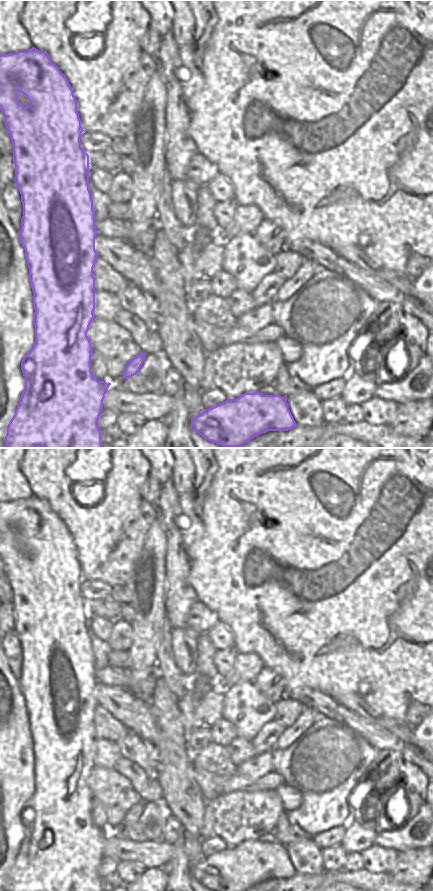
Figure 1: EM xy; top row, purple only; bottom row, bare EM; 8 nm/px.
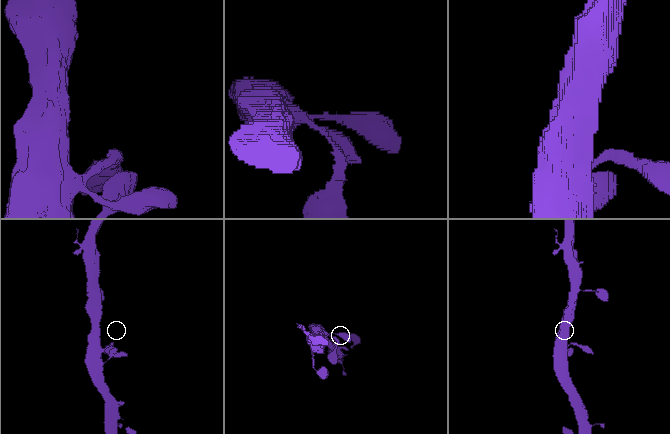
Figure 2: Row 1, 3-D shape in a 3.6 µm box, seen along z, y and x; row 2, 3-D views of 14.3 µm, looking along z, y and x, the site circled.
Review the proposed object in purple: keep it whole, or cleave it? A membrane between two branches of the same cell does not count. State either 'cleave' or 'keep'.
keep

